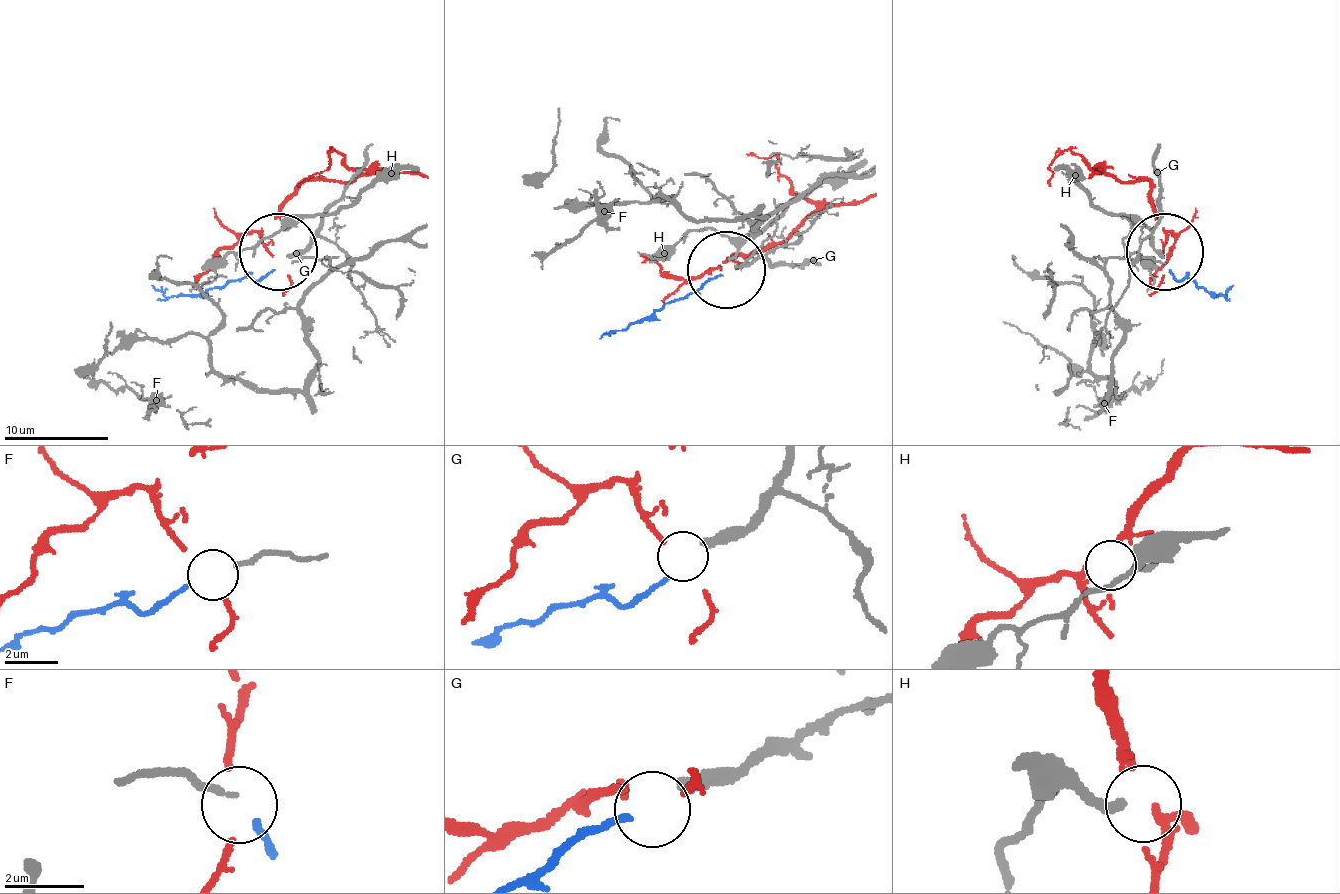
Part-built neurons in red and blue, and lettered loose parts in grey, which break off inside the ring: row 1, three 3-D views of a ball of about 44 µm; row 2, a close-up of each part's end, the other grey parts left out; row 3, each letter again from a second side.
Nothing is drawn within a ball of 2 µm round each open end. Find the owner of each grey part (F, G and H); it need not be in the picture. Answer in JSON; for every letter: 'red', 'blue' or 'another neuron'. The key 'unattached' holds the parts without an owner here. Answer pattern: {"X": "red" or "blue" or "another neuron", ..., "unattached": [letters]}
{"F": "blue", "G": "another neuron", "H": "another neuron", "unattached": ["G", "H"]}

